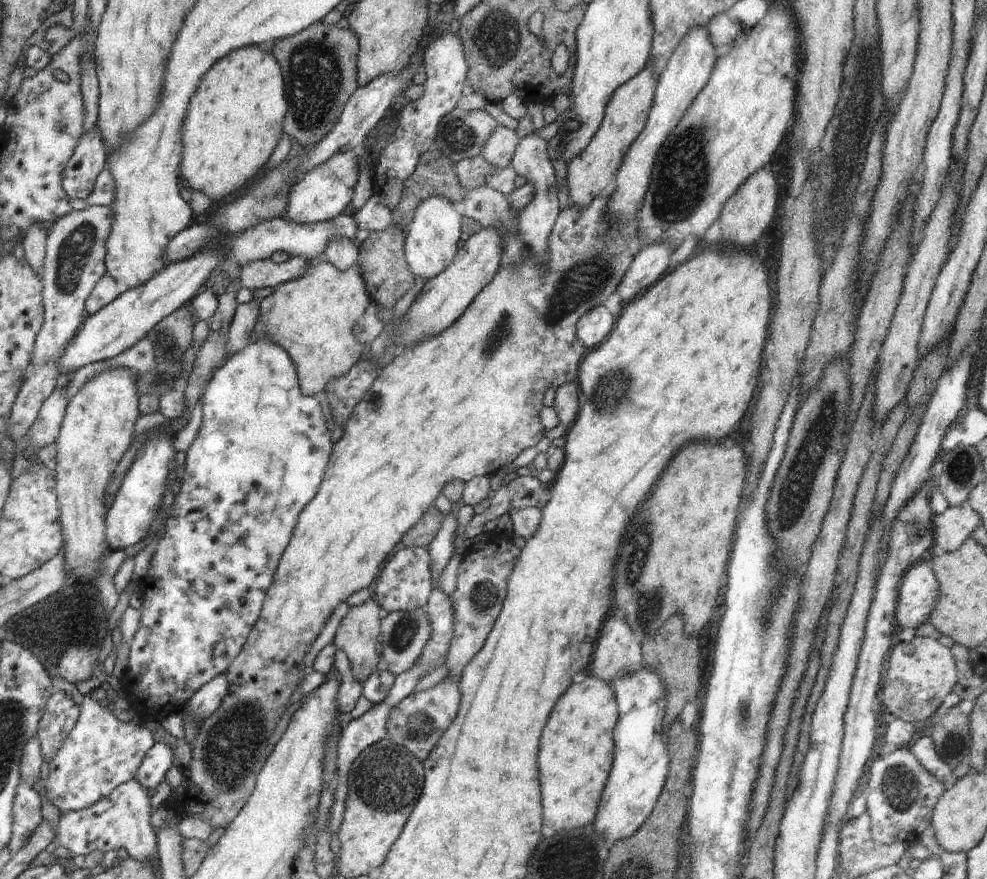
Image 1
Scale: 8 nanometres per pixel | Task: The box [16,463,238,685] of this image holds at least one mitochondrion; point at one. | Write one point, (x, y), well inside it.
(52, 641)

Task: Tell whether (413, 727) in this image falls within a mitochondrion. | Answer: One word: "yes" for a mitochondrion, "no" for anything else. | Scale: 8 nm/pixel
yes

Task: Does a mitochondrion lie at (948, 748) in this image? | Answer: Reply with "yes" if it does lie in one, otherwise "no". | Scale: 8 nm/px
yes

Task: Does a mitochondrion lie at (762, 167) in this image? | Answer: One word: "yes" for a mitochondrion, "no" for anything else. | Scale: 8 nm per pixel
no

